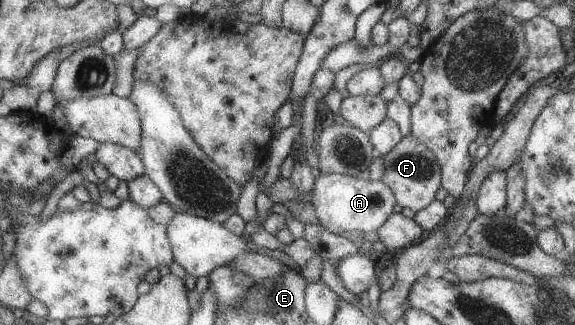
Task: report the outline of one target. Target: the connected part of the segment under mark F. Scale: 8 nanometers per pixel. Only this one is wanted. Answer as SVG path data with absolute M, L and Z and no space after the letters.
M406 134L379 159L384 164L380 180L390 188L394 195L397 209L410 208L419 211L434 200L436 190L441 187L440 165L431 150L418 142L412 134Z

